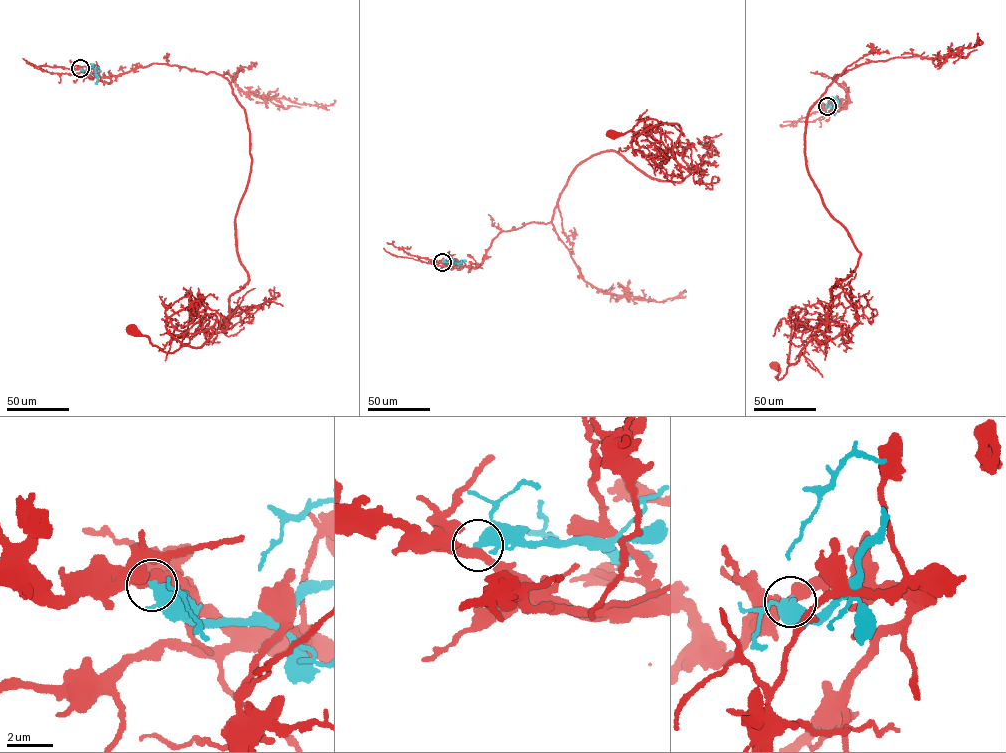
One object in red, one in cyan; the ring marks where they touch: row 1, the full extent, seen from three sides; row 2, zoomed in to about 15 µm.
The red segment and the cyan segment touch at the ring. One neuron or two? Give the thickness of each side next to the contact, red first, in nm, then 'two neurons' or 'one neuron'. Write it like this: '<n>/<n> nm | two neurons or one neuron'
420/360 nm | two neurons

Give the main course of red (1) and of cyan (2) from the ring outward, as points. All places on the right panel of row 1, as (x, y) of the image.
1: (827, 106), (848, 102), (832, 78), (848, 70), (810, 109), (805, 155), (860, 256), (827, 330), (774, 365)
2: (827, 106), (833, 99), (834, 115)

